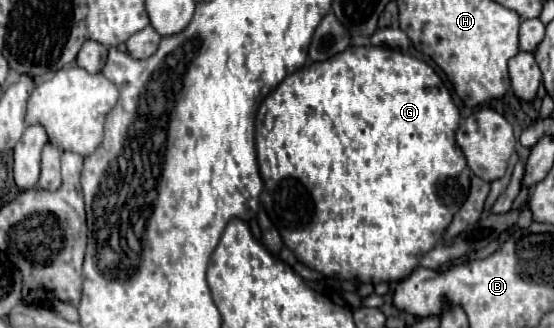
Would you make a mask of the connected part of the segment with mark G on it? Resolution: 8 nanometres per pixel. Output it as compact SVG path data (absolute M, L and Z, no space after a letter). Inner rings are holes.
M351 46L351 48L343 50L343 54L335 54L335 58L327 58L327 62L313 62L313 64L309 64L309 66L297 70L295 74L289 74L289 76L261 102L261 106L259 106L259 110L257 110L257 118L255 118L255 148L257 148L259 172L261 172L263 188L265 188L265 192L261 192L261 204L263 204L265 212L269 214L271 222L275 224L275 228L279 230L279 234L281 234L285 246L287 246L287 248L297 256L297 260L301 260L305 266L315 268L317 272L321 272L321 274L325 274L325 276L329 276L329 278L341 278L341 280L351 280L351 282L373 282L373 284L377 284L377 282L399 282L399 280L407 278L407 276L419 266L423 254L427 254L427 252L441 240L441 236L443 236L445 228L449 226L451 218L455 216L455 212L461 208L461 204L465 202L465 198L467 198L467 194L469 194L469 168L467 168L467 162L465 162L465 158L463 158L463 152L459 150L459 146L457 146L457 142L455 142L455 130L457 130L457 126L459 126L459 110L457 110L457 106L453 104L447 86L441 82L441 78L435 74L435 70L433 70L427 62L423 62L423 60L419 60L419 58L409 53L393 49L387 50L387 48L379 48L379 46Z

